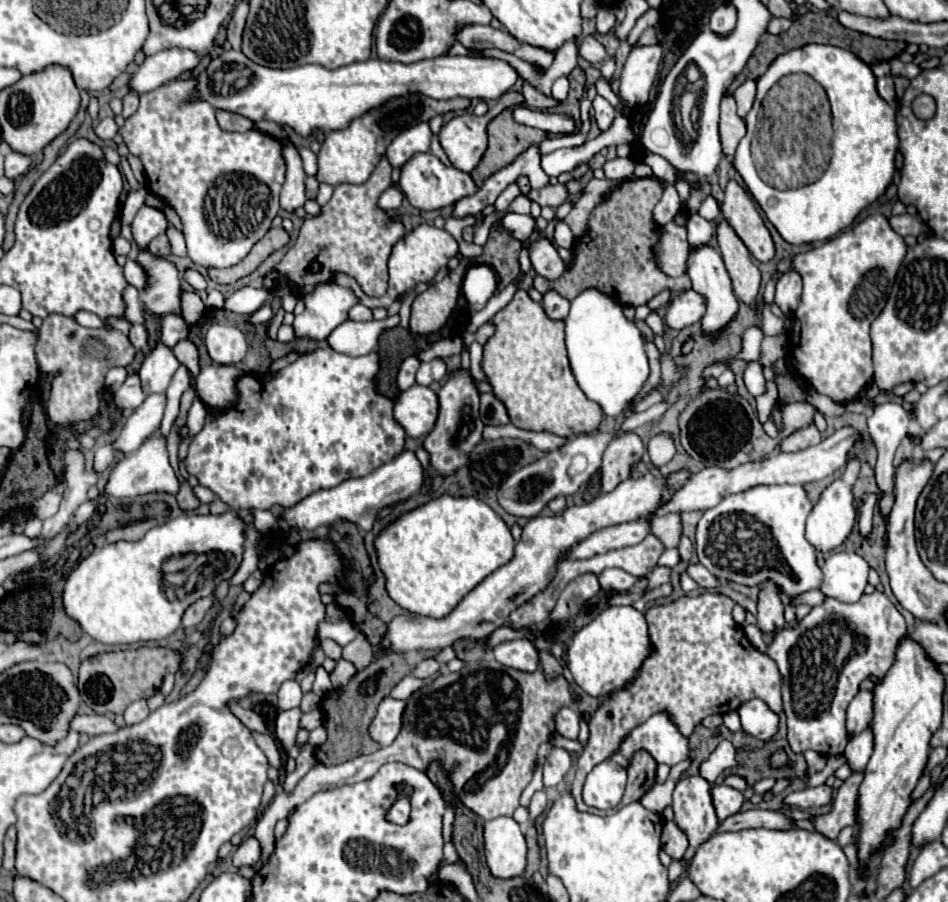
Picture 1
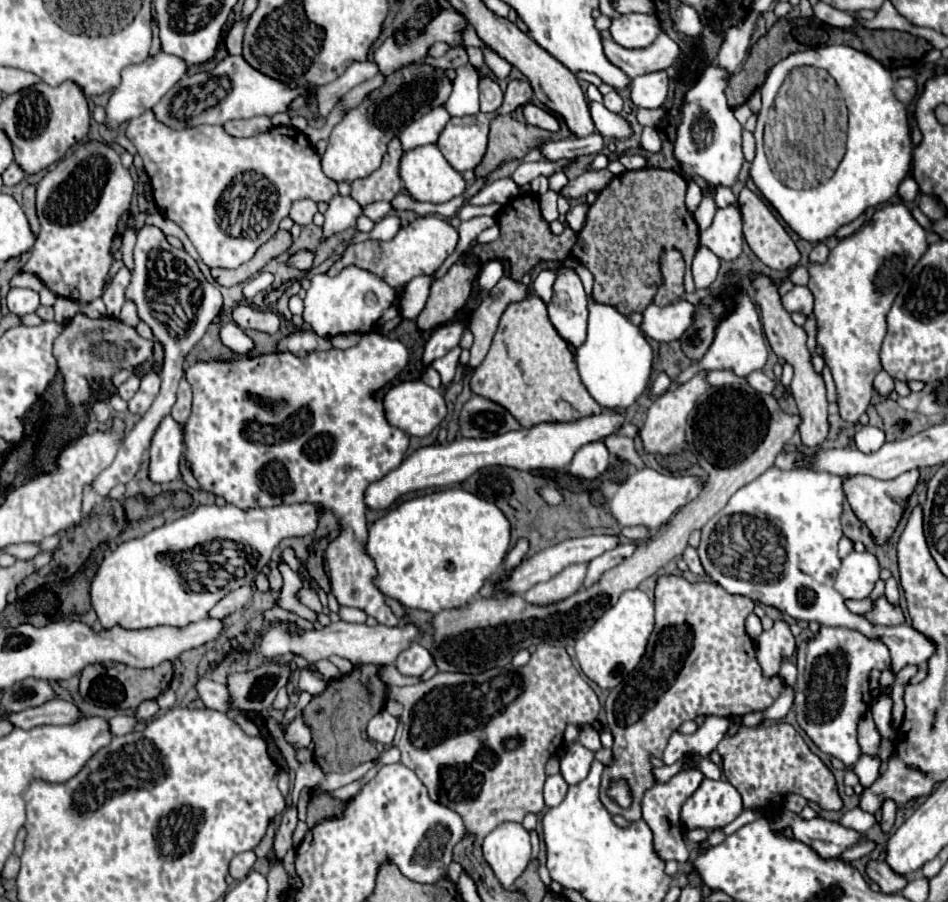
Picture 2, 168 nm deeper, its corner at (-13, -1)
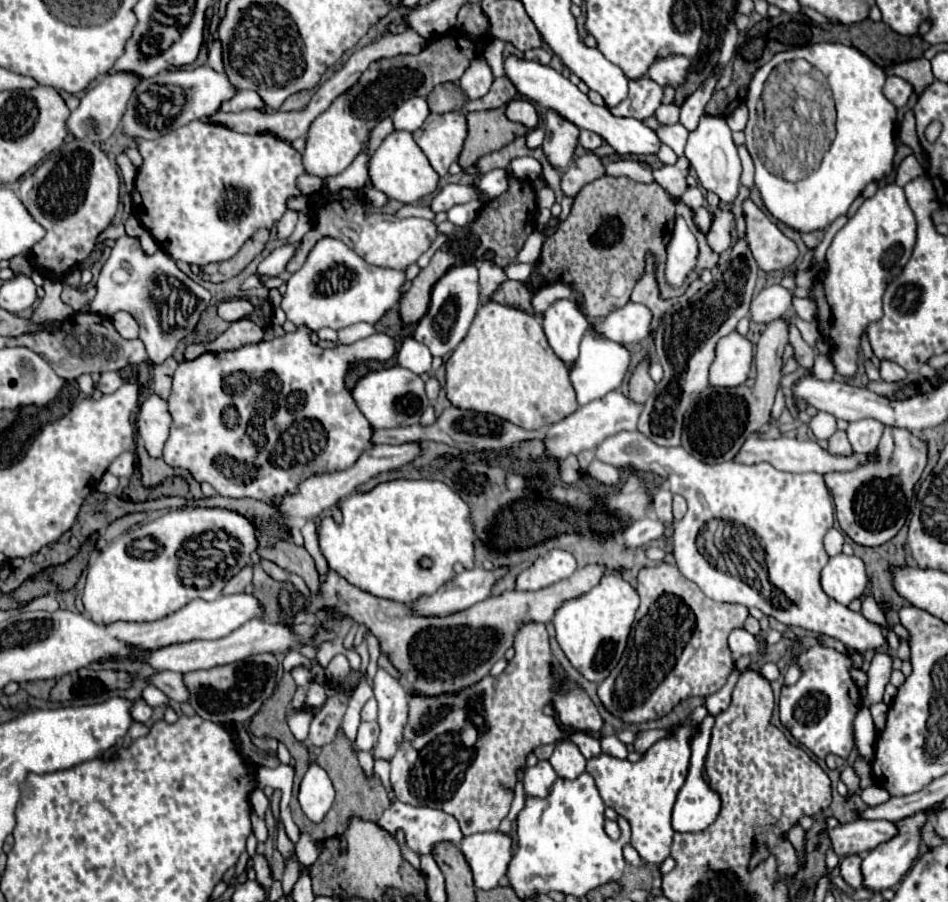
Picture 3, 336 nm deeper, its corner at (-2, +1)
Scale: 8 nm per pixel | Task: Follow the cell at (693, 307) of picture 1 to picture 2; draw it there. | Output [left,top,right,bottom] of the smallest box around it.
[639,300,695,342]

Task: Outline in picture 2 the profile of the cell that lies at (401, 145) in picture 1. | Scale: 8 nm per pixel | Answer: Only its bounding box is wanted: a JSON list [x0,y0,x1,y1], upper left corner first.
[399,106,451,150]

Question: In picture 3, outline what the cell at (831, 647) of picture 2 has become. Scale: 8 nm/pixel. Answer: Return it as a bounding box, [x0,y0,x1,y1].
[778,644,864,760]

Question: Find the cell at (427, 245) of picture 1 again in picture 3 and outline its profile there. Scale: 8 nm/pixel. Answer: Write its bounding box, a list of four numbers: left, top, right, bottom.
[286,190,438,272]

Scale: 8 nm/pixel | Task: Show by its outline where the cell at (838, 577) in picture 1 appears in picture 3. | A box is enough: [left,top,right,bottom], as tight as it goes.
[820,554,868,606]

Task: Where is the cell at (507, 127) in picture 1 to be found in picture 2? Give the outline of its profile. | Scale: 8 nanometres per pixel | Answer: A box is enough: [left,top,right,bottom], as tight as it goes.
[475,108,547,176]

